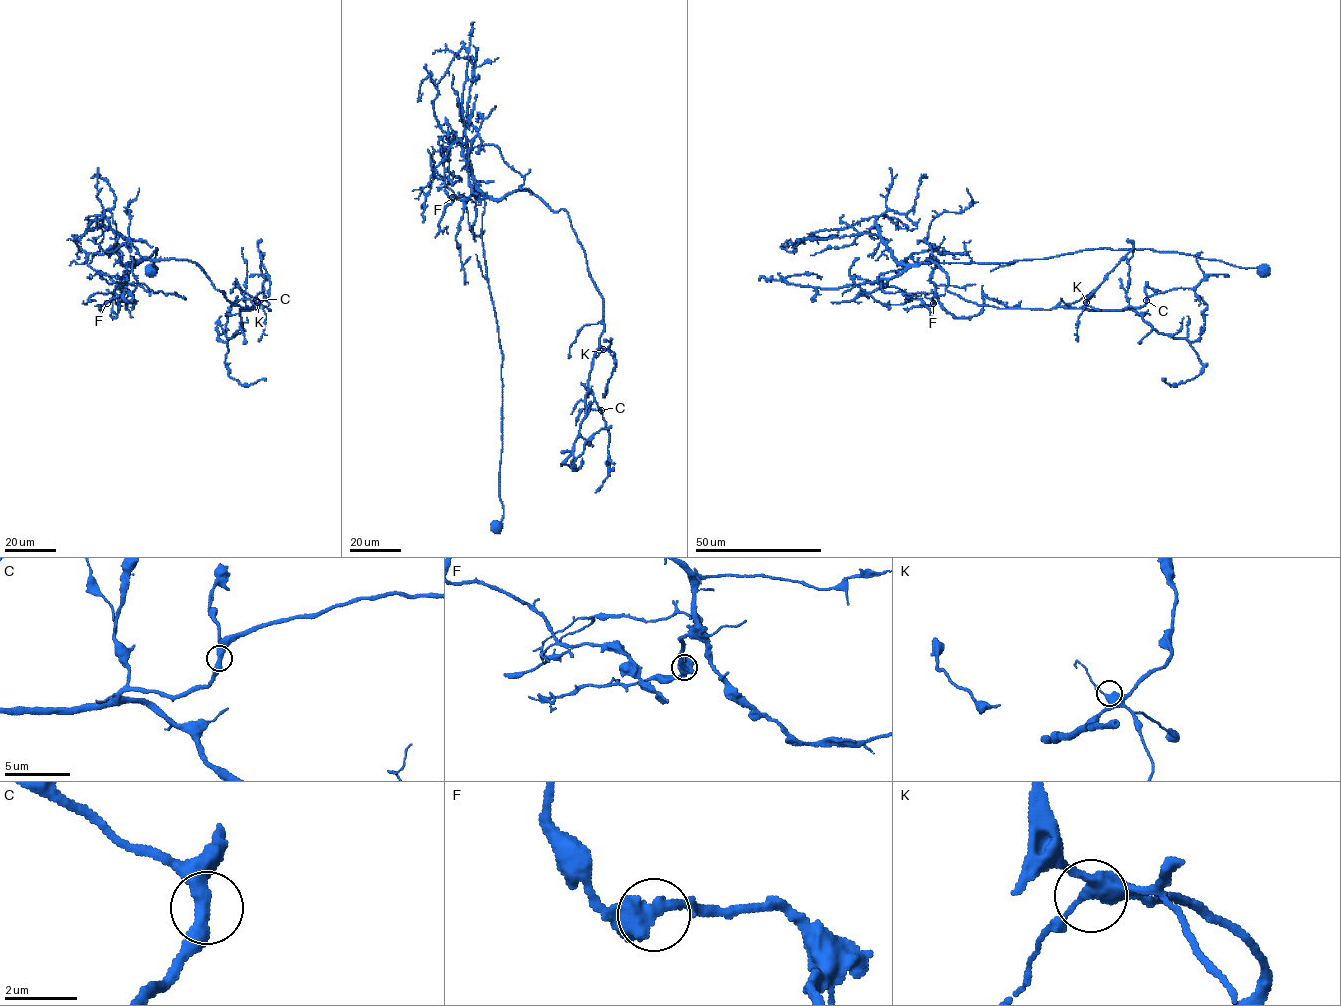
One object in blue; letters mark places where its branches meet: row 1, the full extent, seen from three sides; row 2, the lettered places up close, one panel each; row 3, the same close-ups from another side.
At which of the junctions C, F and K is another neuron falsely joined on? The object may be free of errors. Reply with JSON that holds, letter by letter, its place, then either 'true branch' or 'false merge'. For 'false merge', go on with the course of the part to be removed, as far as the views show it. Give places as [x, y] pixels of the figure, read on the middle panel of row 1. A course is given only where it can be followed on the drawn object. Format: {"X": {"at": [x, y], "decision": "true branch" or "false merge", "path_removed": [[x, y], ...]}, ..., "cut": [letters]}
{"C": {"at": [601, 410], "decision": "true branch"}, "F": {"at": [452, 197], "decision": "true branch"}, "K": {"at": [603, 349], "decision": "true branch"}, "cut": []}

